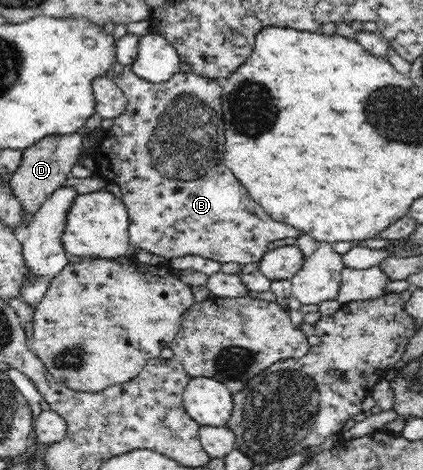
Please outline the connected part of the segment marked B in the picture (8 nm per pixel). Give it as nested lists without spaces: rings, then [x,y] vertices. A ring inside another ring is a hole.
[[[126,69],[113,78],[113,82],[124,92],[128,100],[127,108],[117,118],[113,119],[113,125],[108,128],[100,139],[96,150],[93,152],[95,174],[109,183],[117,184],[122,192],[122,201],[126,204],[130,225],[129,248],[131,252],[137,248],[147,252],[164,256],[166,263],[172,258],[194,254],[203,258],[210,258],[215,262],[235,262],[235,264],[253,264],[259,262],[268,251],[267,246],[279,238],[297,238],[303,234],[298,228],[291,227],[284,222],[277,221],[265,212],[259,203],[250,198],[249,191],[238,181],[227,168],[224,159],[224,112],[222,110],[222,87],[216,79],[201,76],[195,72],[179,72],[169,80],[154,83],[137,76],[133,71]]]

